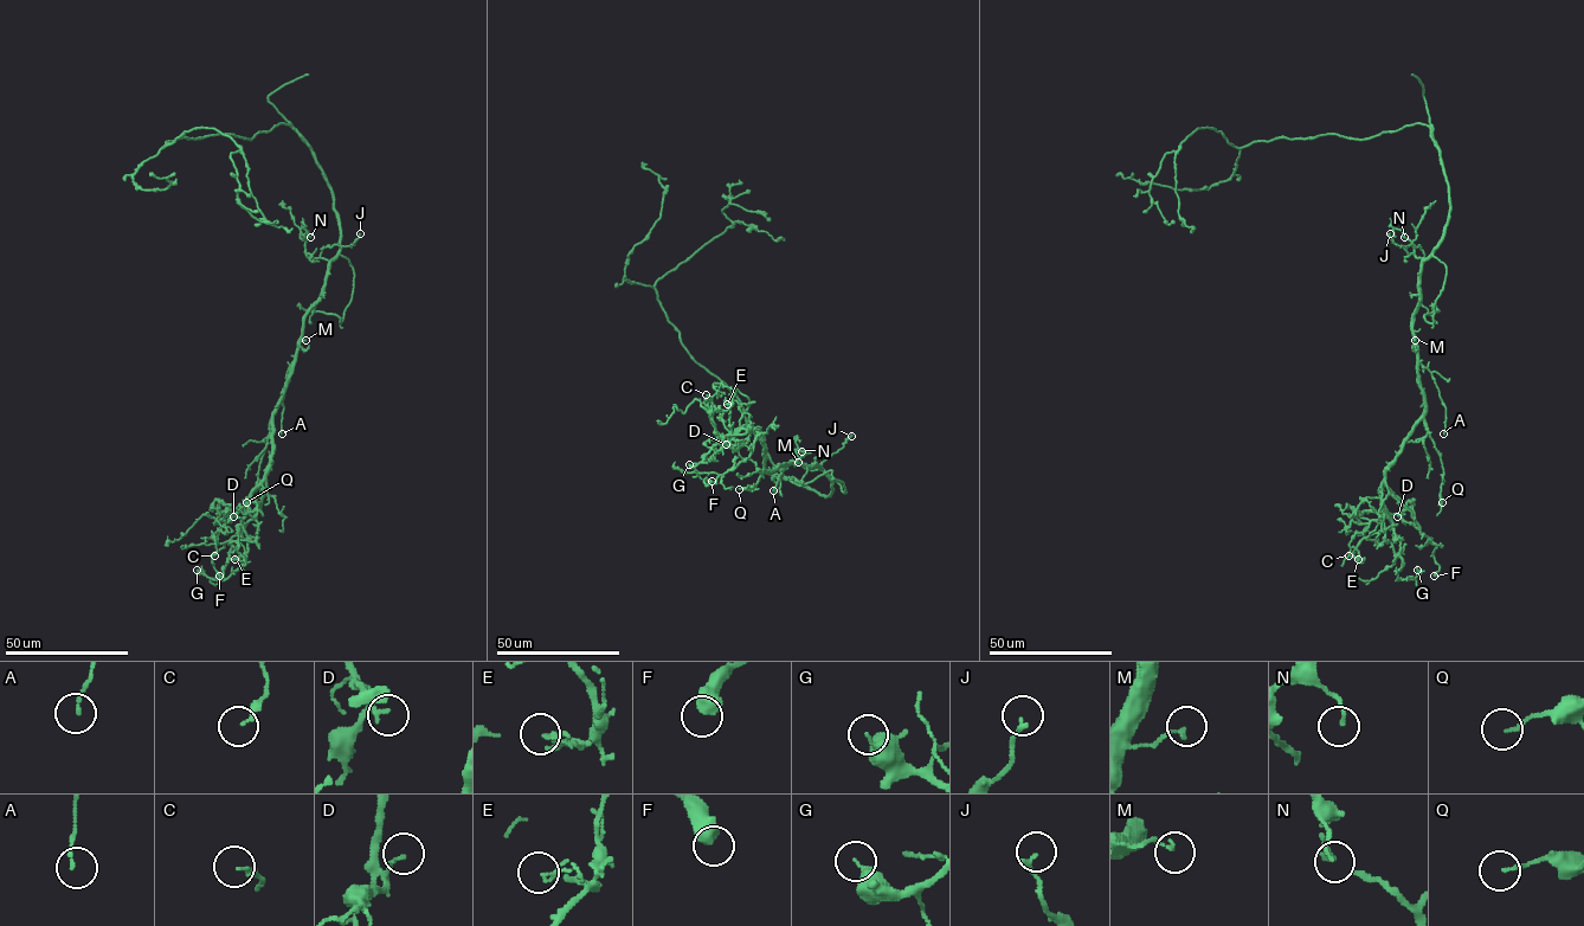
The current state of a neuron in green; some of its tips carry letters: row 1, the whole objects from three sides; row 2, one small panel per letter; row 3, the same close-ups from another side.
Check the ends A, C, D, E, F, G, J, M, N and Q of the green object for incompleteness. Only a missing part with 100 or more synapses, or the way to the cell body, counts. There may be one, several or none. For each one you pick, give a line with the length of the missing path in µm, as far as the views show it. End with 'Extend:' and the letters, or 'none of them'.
Extend: none of them

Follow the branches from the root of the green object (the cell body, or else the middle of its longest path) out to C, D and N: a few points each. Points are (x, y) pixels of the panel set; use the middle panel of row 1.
C: (813, 489), (832, 492), (818, 465), (794, 460), (767, 471), (764, 438), (745, 426), (722, 437), (706, 394)
D: (813, 489), (828, 495), (831, 480), (818, 465), (796, 460), (767, 471), (757, 431), (744, 426), (726, 444)
N: (813, 489), (826, 496), (832, 492), (832, 482), (821, 468), (806, 469), (797, 460), (796, 450), (802, 451)

